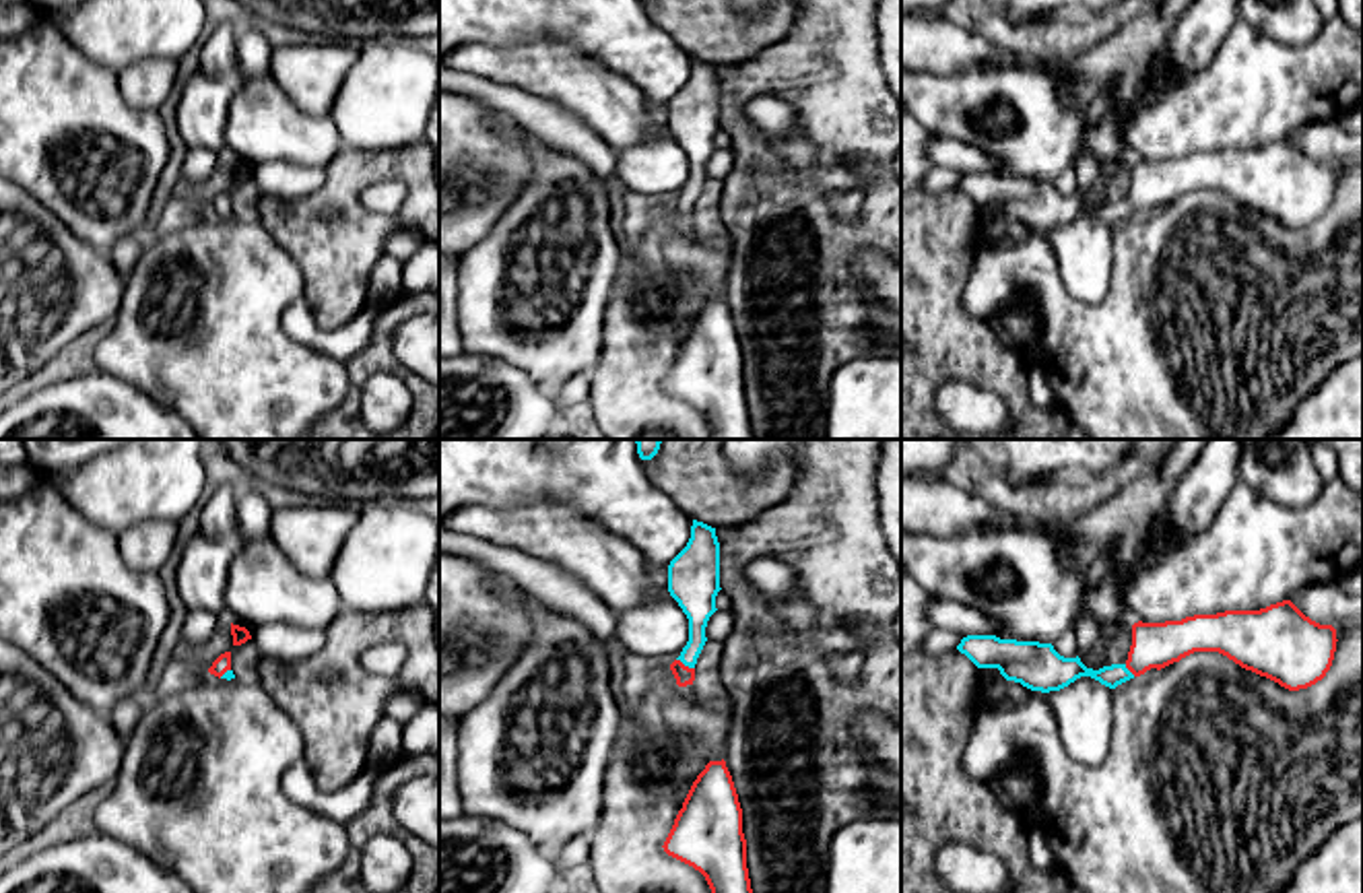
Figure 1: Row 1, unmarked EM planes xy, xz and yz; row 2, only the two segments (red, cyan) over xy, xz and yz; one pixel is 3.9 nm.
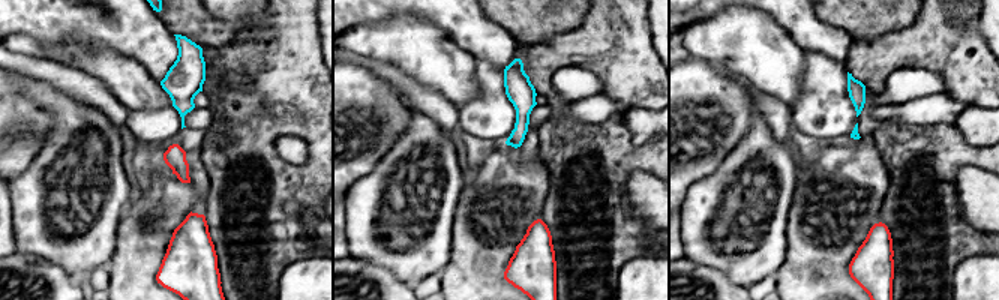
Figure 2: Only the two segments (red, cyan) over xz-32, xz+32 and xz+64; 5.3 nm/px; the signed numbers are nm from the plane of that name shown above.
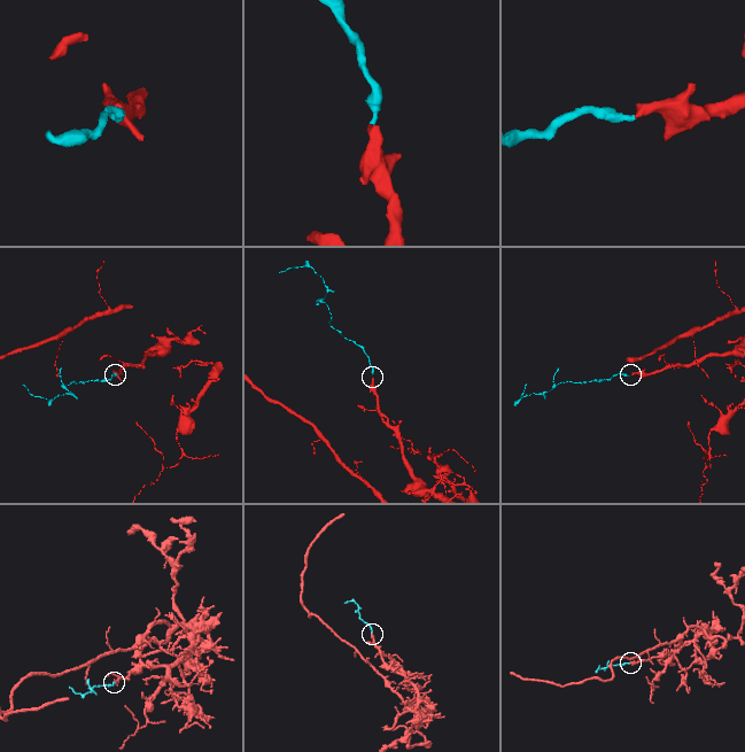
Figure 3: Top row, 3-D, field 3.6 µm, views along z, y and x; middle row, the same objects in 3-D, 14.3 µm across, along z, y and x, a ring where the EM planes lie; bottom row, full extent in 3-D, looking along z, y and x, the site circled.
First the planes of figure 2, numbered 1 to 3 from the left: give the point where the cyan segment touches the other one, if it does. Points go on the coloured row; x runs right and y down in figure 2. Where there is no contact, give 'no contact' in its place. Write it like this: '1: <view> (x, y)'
1: no contact
2: no contact
3: no contact

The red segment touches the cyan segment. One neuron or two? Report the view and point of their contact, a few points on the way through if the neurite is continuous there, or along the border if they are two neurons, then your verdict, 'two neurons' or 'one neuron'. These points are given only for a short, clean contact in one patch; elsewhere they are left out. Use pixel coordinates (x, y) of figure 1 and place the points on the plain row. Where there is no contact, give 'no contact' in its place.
xz (683, 203) | across xz (683, 213), (683, 203), (697, 178), (697, 141) | one neuron

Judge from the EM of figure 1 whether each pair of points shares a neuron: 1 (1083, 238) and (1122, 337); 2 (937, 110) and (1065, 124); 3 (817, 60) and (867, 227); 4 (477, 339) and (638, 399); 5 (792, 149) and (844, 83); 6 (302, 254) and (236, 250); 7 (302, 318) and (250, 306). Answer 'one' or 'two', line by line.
1: two
2: one
3: one
4: two
5: two
6: two
7: two

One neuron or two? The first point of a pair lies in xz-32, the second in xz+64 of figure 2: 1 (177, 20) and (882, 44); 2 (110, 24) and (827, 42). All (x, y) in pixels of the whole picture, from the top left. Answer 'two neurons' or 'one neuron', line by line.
1: two neurons
2: one neuron

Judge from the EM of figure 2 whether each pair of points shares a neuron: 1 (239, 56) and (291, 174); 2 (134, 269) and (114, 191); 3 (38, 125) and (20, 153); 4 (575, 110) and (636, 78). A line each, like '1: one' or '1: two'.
1: one
2: two
3: one
4: two

